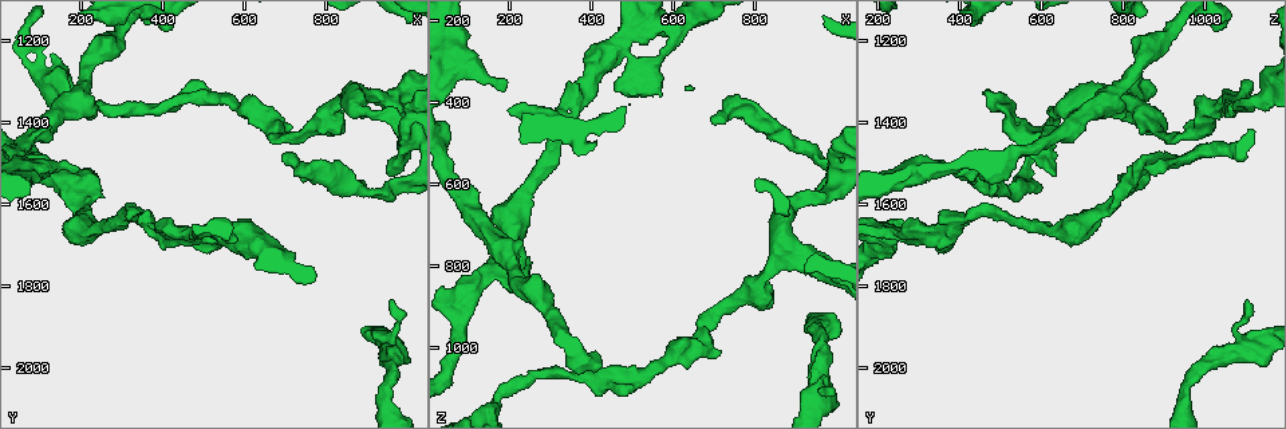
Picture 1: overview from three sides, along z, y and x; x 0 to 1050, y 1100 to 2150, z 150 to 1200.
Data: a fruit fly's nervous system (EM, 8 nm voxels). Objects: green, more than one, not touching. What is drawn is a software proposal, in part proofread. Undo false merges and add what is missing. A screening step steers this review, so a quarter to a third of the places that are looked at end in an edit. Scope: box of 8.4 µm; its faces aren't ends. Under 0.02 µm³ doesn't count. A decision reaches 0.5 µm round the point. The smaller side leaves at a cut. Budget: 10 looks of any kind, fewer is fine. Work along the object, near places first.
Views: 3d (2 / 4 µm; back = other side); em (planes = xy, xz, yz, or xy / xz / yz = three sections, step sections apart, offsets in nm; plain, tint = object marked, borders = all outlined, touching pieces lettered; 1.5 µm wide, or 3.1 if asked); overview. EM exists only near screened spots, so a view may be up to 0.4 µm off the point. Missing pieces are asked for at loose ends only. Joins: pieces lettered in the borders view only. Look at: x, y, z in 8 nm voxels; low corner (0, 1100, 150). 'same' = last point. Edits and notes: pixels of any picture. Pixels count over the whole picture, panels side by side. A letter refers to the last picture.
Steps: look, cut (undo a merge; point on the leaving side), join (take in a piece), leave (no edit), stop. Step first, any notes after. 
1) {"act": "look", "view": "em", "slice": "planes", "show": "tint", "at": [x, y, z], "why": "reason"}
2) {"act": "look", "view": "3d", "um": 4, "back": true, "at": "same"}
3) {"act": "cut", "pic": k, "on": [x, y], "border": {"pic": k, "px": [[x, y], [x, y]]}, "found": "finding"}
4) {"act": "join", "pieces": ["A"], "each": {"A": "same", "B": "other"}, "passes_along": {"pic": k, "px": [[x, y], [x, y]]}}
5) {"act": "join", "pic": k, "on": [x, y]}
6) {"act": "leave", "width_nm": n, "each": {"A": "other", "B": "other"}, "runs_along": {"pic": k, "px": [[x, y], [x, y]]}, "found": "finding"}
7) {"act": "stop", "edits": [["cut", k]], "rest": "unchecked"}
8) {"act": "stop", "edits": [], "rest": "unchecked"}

{"act": "look", "view": "em", "slice": "planes", "show": "borders", "at": [945, 1530, 630]}

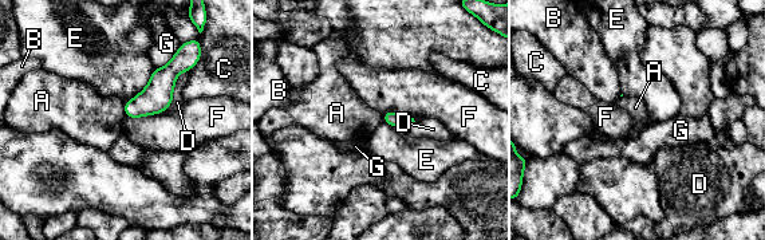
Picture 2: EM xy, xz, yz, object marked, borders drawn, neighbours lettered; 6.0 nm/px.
{"act": "leave", "longest_contact_nm": ["D", 280], "each": {"A": "other", "B": "other", "C": "other", "D": "other", "E": "other", "F": "other", "G": "other"}, "border": {"pic": 2, "px": [[123, 102], [123, 113], [126, 115]]}, "found": "none of them fits"}

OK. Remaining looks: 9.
{"act": "look", "view": "3d", "um": 4, "at": [195, 1525, 355], "why": "stops while still wide"}

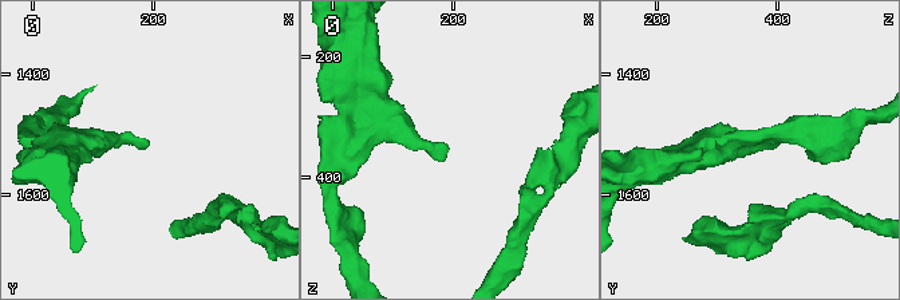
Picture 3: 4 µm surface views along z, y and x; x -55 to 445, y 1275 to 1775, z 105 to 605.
{"act": "look", "view": "em", "slice": "planes", "show": "borders", "at": [190, 1520, 360], "why": "need the tissue"}

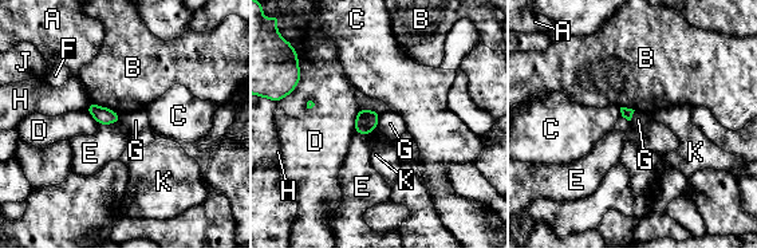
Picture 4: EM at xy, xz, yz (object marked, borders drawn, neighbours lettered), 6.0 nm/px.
{"act": "leave", "each": {"A": "other", "B": "other", "C": "other", "D": "other", "E": "other", "F": "other", "G": "other", "H": "other", "J": "other", "K": "other"}, "border": {"pic": 4, "px": [[381, 114], [377, 126]]}, "found": "no lettered piece goes on from it"}

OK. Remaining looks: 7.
{"act": "look", "view": "em", "slice": "xz", "step": 8, "show": "tint", "at": [160, 1335, 1145], "why": "calibre changes"}

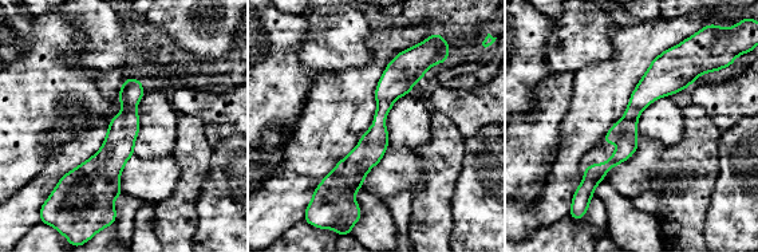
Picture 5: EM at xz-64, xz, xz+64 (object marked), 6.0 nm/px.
{"act": "look", "view": "em", "slice": "planes", "show": "borders", "at": "same"}

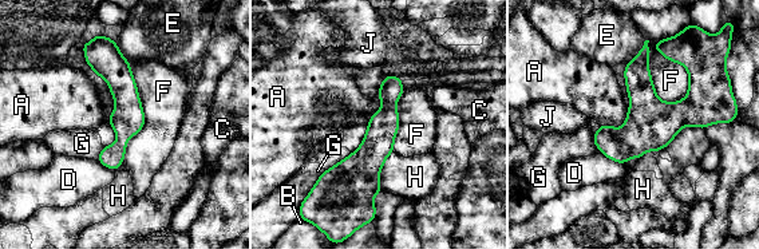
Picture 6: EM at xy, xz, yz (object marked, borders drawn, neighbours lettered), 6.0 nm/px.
{"act": "leave", "each": {"A": "other", "B": "other", "C": "other", "D": "other", "E": "other", "F": "other", "G": "other", "H": "other", "J": "other"}, "runs_along": {"pic": 6, "px": [[391, 78], [366, 201]]}, "found": "all the same neuron"}

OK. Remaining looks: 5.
{"act": "look", "view": "3d", "um": 2, "at": [960, 1835, 1100], "why": "an open end"}

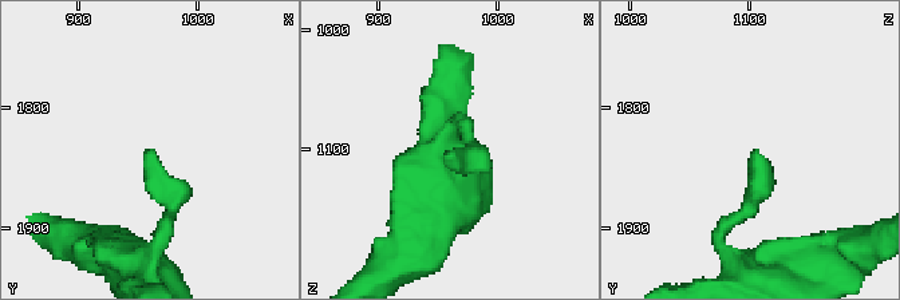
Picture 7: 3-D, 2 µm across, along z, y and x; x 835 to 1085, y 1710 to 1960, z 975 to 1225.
{"act": "look", "view": "em", "slice": "xz", "step": 8, "show": "tint", "at": [962, 1836, 1102]}

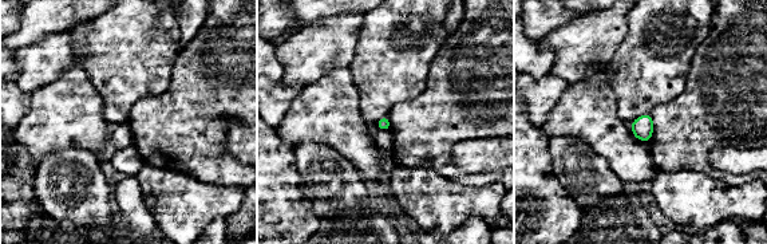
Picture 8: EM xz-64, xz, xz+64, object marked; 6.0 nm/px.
{"act": "look", "view": "em", "slice": "yz", "step": 4, "show": "borders", "at": "same", "why": "another direction"}

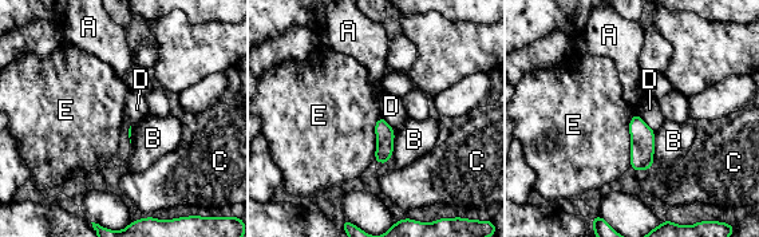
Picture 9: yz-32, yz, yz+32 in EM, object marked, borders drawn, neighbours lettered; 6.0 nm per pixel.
{"act": "leave", "each": {"A": "other", "B": "other", "C": "other", "D": "other", "E": "other"}, "border": {"pic": 9, "px": [[636, 113], [632, 115]]}, "found": "no lettered piece goes on from it"}

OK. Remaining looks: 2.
{"act": "stop", "edits": [], "rest": "unchecked"}

